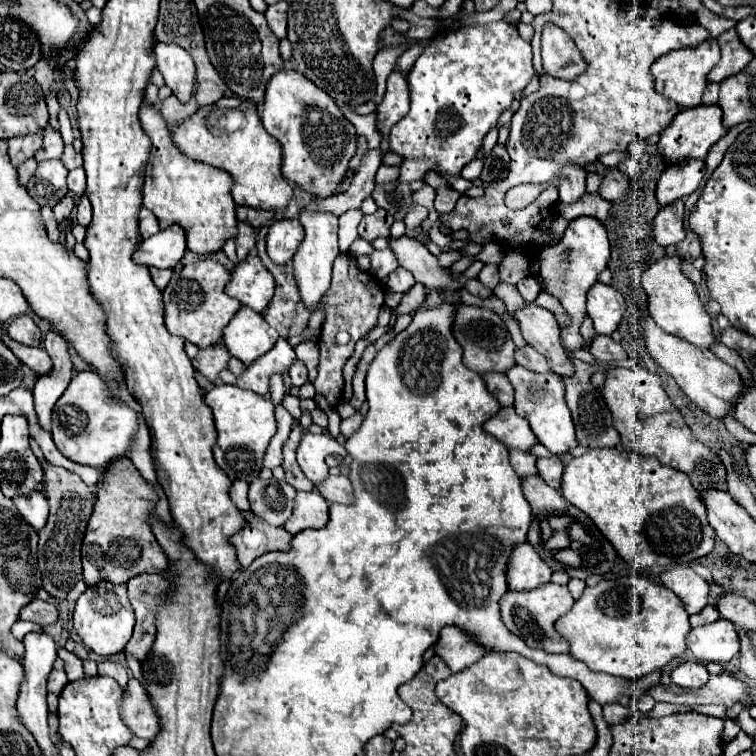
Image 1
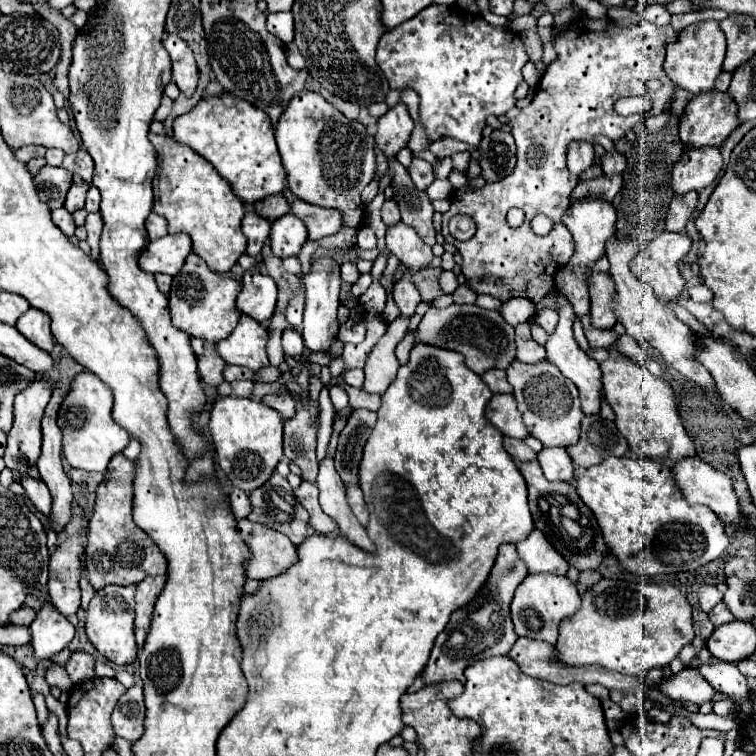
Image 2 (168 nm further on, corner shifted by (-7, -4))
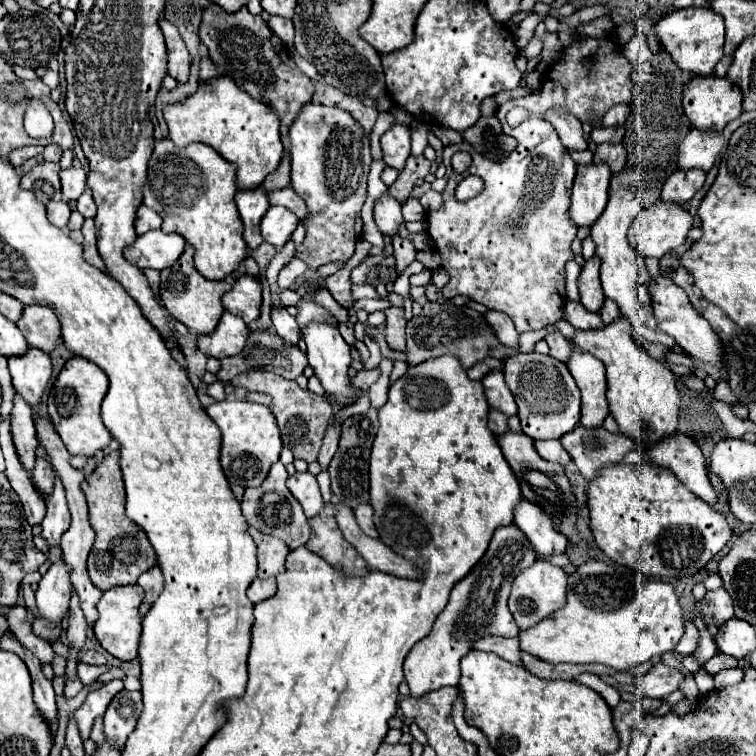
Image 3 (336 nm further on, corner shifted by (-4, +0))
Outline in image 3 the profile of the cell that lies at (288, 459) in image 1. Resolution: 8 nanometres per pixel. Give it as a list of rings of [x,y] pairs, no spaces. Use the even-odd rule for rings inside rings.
[[[262,371],[240,373],[230,383],[234,387],[244,387],[246,391],[262,391],[262,393],[270,395],[272,397],[270,411],[274,413],[274,417],[278,421],[284,445],[288,445],[294,451],[296,459],[304,459],[306,463],[316,461],[318,451],[322,447],[322,437],[326,435],[328,421],[332,417],[332,405],[328,403],[326,397],[320,397],[308,389],[302,389],[302,387],[298,387],[296,381],[284,379],[270,371],[268,373],[262,373]]]

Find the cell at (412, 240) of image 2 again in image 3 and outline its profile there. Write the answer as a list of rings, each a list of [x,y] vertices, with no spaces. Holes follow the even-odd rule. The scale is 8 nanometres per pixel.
[[[384,193],[374,203],[374,221],[376,221],[378,229],[384,235],[390,235],[390,237],[396,235],[400,231],[400,227],[404,225],[402,205],[394,197],[390,197],[388,193]]]

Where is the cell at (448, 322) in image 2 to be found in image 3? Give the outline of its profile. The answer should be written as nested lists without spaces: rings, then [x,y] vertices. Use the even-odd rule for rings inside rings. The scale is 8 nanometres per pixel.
[[[426,303],[420,317],[412,317],[406,325],[406,355],[410,365],[418,365],[432,357],[442,355],[454,355],[464,369],[470,369],[476,361],[482,361],[490,355],[492,347],[498,347],[500,341],[496,335],[492,335],[492,329],[486,325],[486,319],[482,313],[468,309],[468,307],[456,307],[456,305],[440,305],[440,303]]]

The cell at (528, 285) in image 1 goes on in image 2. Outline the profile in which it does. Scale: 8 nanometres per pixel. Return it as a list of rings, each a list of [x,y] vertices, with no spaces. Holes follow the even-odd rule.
[[[537,309],[535,311],[535,321],[547,331],[547,333],[551,333],[551,329],[555,329],[555,321],[557,321],[557,313],[555,313],[555,309]]]

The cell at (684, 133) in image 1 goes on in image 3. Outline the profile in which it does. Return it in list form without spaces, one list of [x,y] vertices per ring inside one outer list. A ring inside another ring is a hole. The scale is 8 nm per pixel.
[[[694,75],[684,85],[684,113],[688,115],[692,127],[722,131],[724,125],[742,113],[742,91],[738,85],[718,75]]]

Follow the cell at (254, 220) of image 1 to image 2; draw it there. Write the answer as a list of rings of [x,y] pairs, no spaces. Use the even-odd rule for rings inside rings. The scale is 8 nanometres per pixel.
[[[279,195],[279,197],[267,197],[267,201],[255,203],[255,205],[251,207],[251,211],[255,211],[257,215],[261,215],[263,219],[267,219],[267,221],[273,223],[275,219],[283,217],[285,213],[289,213],[289,205],[287,205],[285,197]]]

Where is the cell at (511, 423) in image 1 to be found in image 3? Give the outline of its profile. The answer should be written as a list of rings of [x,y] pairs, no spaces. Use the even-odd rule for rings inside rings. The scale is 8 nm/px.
[[[498,369],[490,371],[482,379],[482,385],[484,385],[484,391],[486,391],[486,397],[488,397],[490,407],[500,409],[508,417],[510,415],[516,415],[516,403],[514,403],[514,397],[512,397],[508,385],[504,383],[504,373],[502,371],[498,371]]]

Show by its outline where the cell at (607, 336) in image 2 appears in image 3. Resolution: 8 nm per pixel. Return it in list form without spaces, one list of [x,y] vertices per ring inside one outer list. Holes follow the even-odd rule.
[[[566,301],[564,319],[576,329],[598,329],[598,327],[604,327],[604,323],[600,319],[600,313],[592,313],[592,311],[584,309],[584,305],[578,303],[578,301]]]

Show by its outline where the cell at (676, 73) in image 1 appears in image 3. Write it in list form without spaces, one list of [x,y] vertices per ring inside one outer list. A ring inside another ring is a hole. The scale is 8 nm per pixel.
[[[686,7],[670,11],[656,23],[656,33],[676,65],[694,75],[712,75],[714,65],[724,55],[724,19],[720,13],[706,7]]]

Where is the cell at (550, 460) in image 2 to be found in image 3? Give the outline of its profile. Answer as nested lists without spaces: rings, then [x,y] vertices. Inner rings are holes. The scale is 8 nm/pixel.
[[[548,439],[548,441],[534,441],[534,447],[536,451],[540,453],[542,459],[546,461],[552,461],[552,463],[560,463],[560,465],[566,465],[570,463],[570,457],[568,457],[568,451],[560,445],[558,439]]]

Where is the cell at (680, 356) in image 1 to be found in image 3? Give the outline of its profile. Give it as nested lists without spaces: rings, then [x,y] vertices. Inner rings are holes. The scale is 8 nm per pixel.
[[[634,167],[612,175],[608,205],[604,209],[604,215],[600,215],[598,221],[592,225],[590,237],[596,243],[596,255],[602,257],[600,279],[602,279],[604,293],[606,293],[606,297],[610,297],[612,301],[618,303],[622,315],[628,317],[628,321],[632,323],[634,338],[636,340],[642,338],[650,343],[662,343],[666,347],[672,347],[674,339],[670,335],[666,335],[664,331],[660,331],[656,325],[656,319],[652,317],[652,299],[648,297],[648,291],[644,287],[644,283],[650,281],[650,275],[644,269],[644,263],[640,261],[638,251],[628,241],[628,229],[632,225],[632,219],[642,209],[640,195],[636,195],[630,189],[630,185],[638,181],[638,177],[640,177],[640,171]]]

